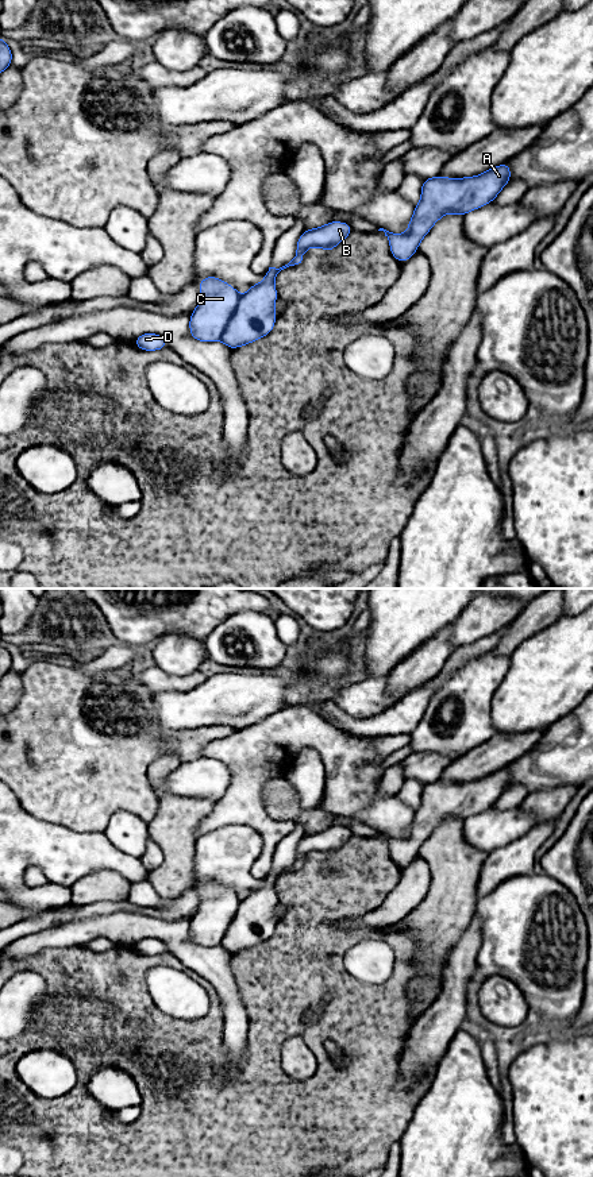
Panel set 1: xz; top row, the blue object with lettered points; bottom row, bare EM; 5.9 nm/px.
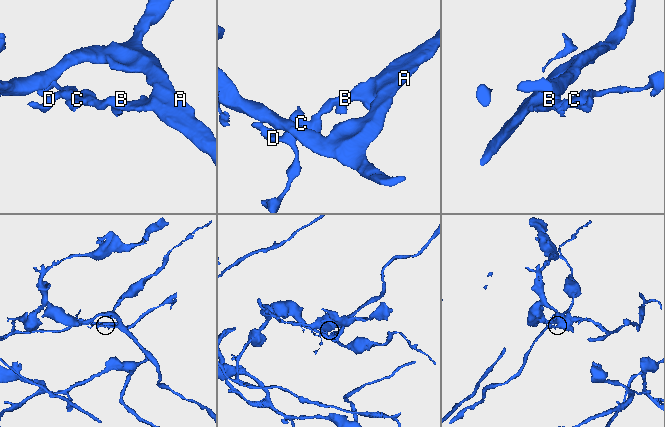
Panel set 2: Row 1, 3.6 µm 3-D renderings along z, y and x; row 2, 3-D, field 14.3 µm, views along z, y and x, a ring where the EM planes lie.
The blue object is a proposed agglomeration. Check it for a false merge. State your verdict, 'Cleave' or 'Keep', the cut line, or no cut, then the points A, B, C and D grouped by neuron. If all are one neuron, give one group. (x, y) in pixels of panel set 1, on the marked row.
Cleave. Split along xz (241, 296), (219, 339). Groups: A B / C D

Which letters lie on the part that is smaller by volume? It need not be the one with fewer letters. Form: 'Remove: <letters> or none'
Remove: C, D

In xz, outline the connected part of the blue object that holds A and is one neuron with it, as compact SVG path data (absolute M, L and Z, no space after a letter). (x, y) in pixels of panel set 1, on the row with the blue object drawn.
M505 162L488 171L481 173L477 177L466 178L444 178L435 175L423 181L421 198L415 207L413 216L408 224L408 232L404 235L389 232L384 228L385 236L389 239L390 252L400 262L407 262L416 251L421 239L428 234L432 225L447 213L458 213L465 216L473 209L478 209L482 205L492 202L500 190L509 182L511 169Z

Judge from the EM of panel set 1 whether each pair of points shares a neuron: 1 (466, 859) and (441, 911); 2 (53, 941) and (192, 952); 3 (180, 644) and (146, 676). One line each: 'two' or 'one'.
1: one
2: one
3: two

